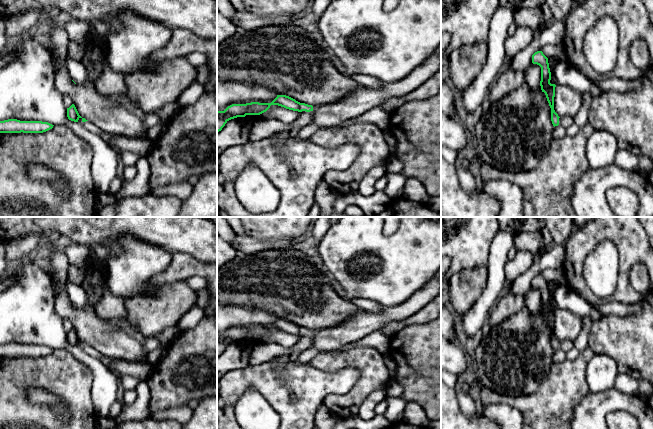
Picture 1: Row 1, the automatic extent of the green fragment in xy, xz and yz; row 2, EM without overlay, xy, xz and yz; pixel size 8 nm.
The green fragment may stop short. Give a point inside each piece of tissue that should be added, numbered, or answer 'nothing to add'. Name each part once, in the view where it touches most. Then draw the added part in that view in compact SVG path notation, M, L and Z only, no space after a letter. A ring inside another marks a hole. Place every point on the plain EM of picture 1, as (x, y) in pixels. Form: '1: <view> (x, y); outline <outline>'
1: xz (305, 342); outline M313 330L310 336L302 335L300 340L293 346L293 352L288 356L290 361L297 362L297 358L301 352L312 347L313 336L317 330Z

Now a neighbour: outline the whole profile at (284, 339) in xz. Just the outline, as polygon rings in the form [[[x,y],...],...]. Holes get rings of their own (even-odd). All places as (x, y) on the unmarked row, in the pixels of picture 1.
[[[271,329],[270,332],[260,339],[246,339],[248,344],[270,344],[276,343],[282,347],[293,347],[300,340],[300,336],[286,333],[278,329]]]

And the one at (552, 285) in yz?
[[[554,281],[548,282],[549,292],[550,292],[550,296],[551,296],[551,304],[550,304],[551,308],[557,309],[554,294],[555,294],[556,288],[559,286],[560,285],[557,282],[554,282]]]

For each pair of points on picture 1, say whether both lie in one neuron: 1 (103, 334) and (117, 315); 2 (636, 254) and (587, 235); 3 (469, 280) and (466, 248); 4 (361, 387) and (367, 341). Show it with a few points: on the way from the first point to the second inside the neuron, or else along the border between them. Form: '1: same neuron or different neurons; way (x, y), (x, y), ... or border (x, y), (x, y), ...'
1: different neurons; border (92, 311), (102, 319), (132, 334)
2: same neuron; way (624, 242), (616, 234), (599, 234)
3: different neurons; border (487, 266), (464, 268), (451, 276)
4: different neurons; border (343, 350), (357, 346), (370, 346), (384, 355)

